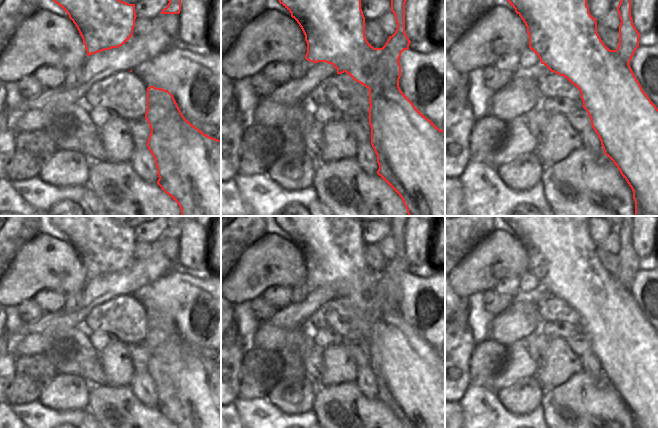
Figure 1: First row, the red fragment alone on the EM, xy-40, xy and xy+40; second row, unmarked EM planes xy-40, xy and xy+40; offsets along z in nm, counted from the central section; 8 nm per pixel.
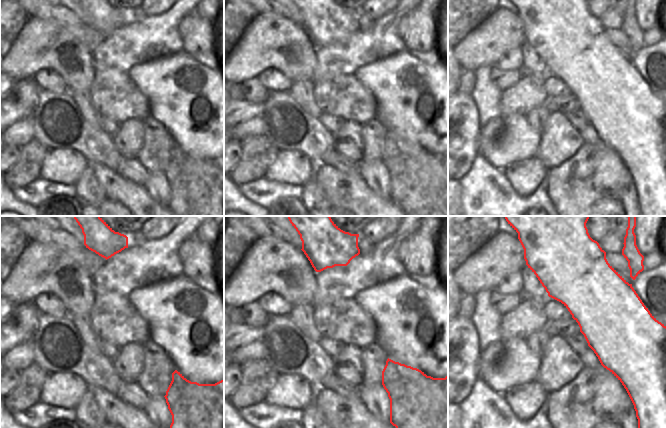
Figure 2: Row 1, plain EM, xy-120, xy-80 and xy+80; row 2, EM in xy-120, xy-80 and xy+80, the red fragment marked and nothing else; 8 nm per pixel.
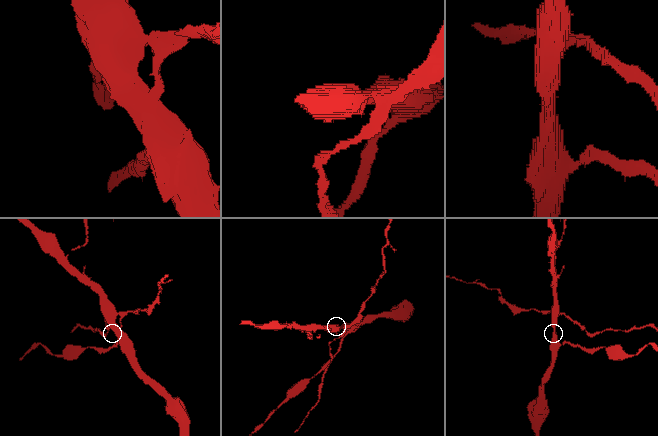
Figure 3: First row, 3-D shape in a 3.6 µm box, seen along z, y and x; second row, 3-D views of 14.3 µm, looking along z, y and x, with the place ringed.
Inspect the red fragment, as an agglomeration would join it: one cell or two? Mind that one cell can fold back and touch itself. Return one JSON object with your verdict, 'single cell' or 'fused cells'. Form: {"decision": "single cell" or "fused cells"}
{"decision": "fused cells"}

